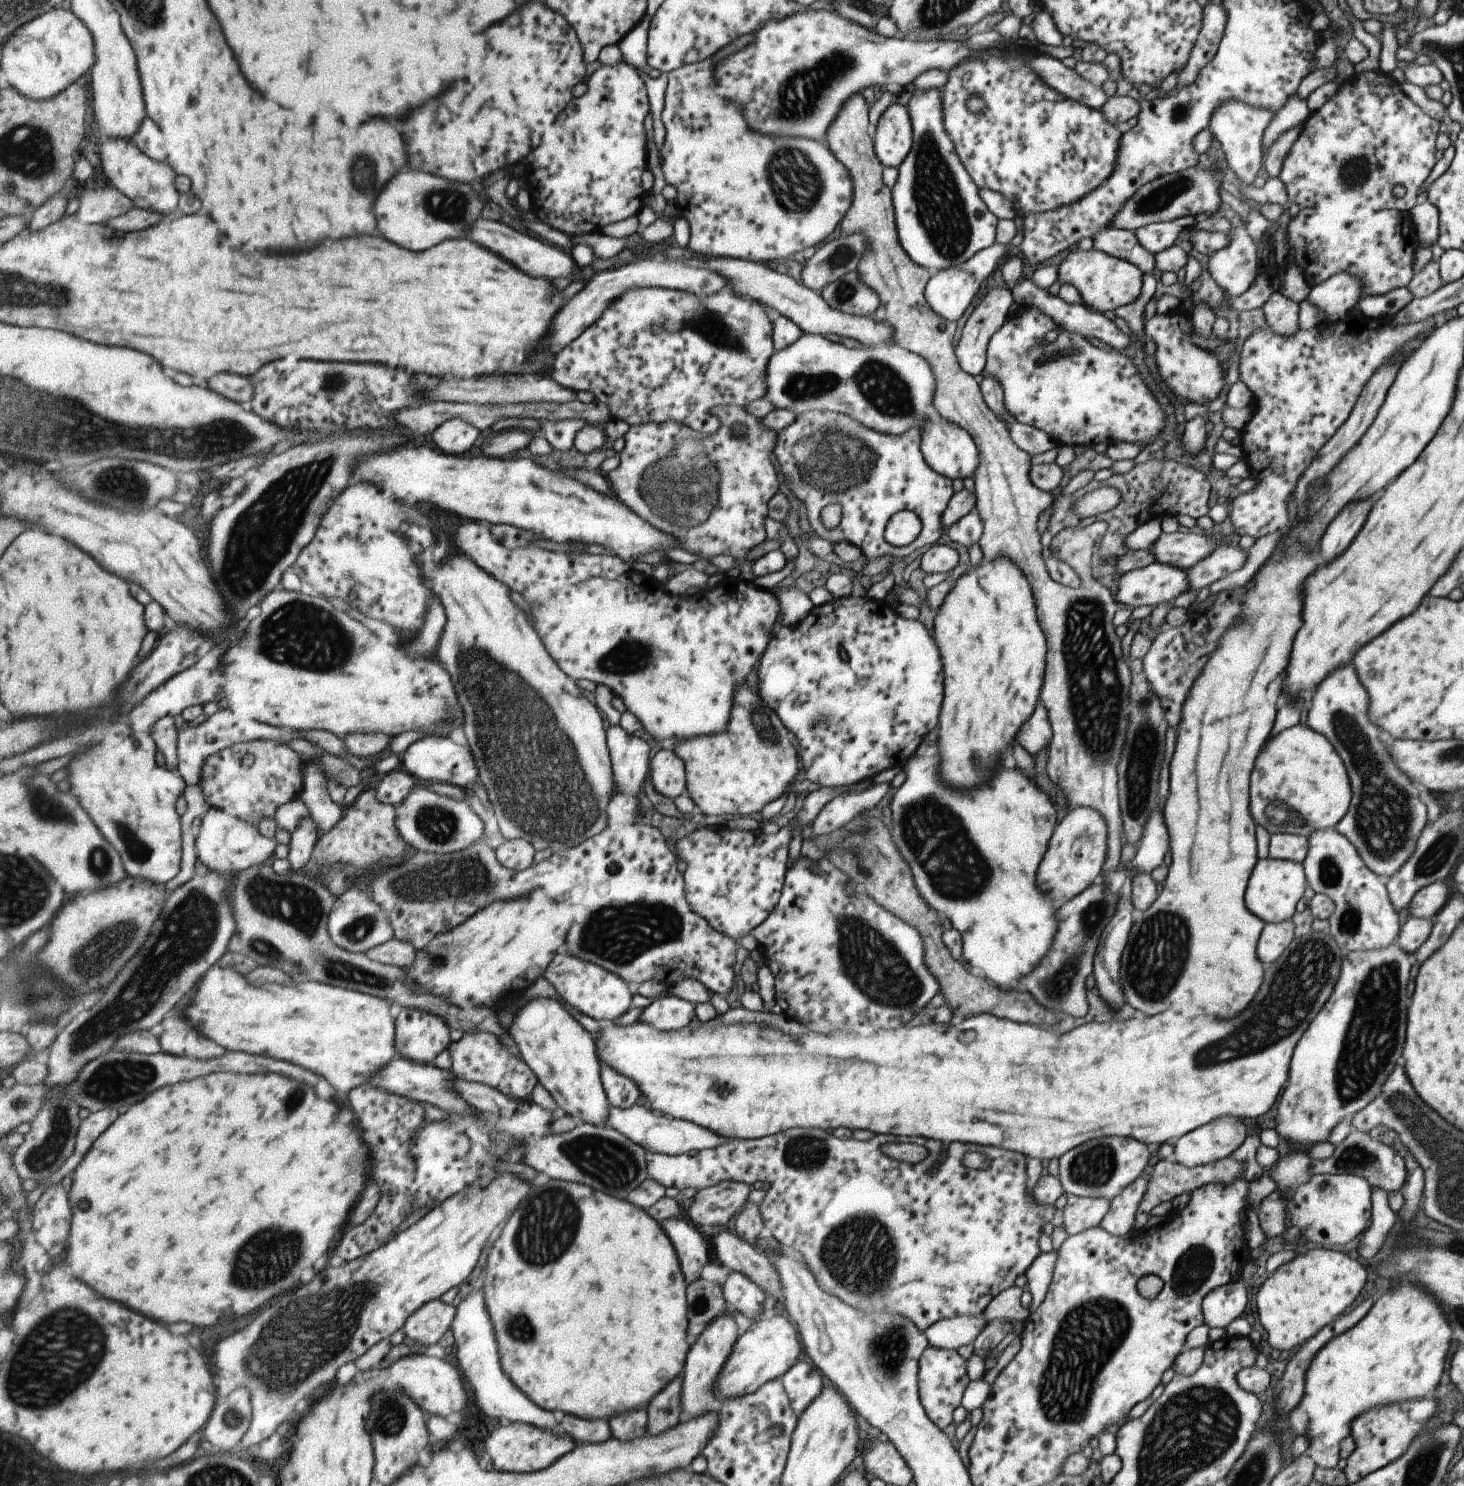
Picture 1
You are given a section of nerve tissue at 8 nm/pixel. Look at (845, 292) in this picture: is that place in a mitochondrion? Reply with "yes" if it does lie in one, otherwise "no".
yes

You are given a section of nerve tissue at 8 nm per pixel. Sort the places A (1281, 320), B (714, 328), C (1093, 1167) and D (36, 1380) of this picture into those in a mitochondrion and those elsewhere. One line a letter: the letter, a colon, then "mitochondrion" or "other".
A: mitochondrion
B: mitochondrion
C: mitochondrion
D: mitochondrion

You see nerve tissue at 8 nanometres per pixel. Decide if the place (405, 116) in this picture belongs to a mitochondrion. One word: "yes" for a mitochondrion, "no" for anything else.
no

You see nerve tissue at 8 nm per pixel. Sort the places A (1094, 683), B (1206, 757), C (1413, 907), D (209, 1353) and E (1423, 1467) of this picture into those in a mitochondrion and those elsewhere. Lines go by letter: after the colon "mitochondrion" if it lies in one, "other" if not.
A: mitochondrion
B: other
C: other
D: other
E: mitochondrion

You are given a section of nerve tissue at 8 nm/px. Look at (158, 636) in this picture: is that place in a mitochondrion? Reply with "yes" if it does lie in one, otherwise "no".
no

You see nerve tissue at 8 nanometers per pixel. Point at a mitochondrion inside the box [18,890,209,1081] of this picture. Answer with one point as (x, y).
(117, 938)

